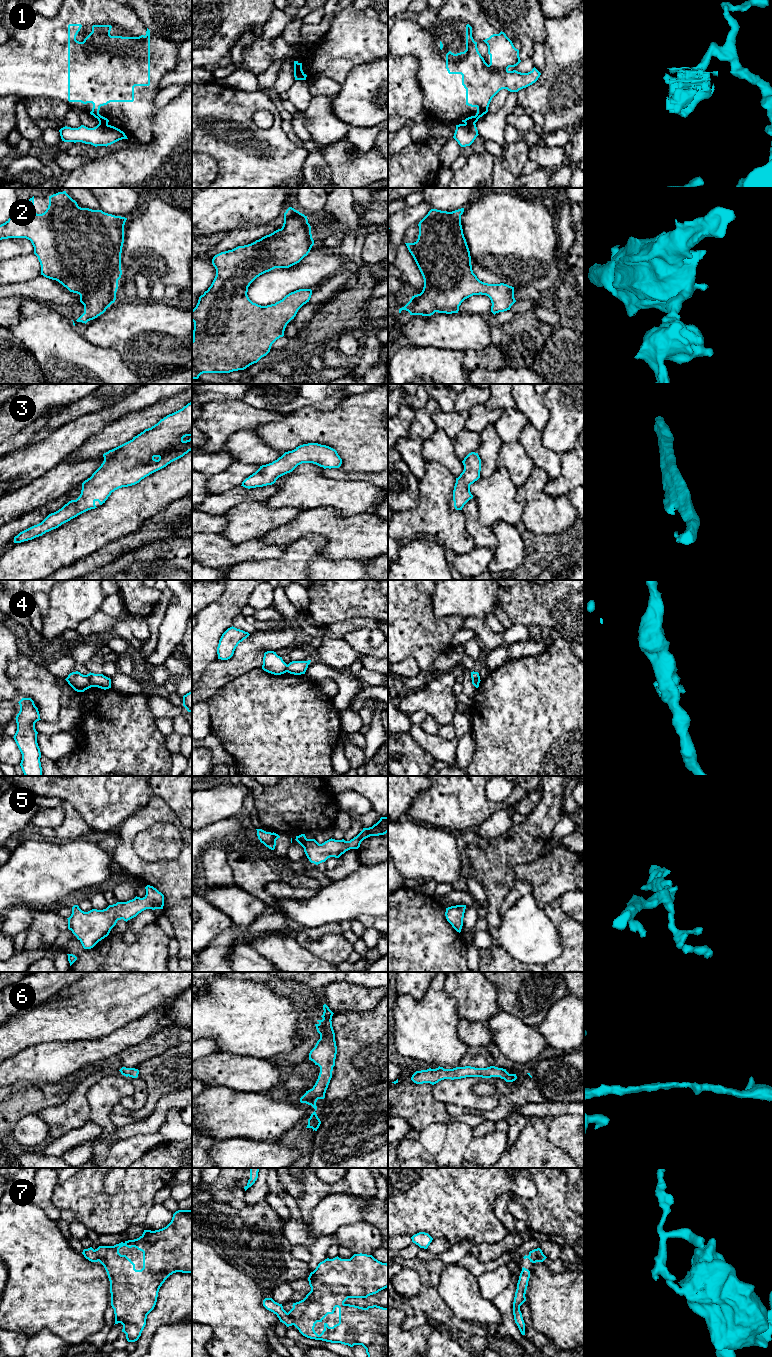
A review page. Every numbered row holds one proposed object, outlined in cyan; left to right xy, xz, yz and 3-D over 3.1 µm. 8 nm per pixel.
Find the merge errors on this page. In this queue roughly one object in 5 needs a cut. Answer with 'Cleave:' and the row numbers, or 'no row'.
Cleave: 1, 4, 7

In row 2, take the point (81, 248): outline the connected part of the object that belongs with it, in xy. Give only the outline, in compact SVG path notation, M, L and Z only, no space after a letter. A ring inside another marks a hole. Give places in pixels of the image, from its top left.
M63 191L49 196L48 208L42 214L36 213L34 196L19 204L12 216L0 225L0 240L30 240L41 265L41 275L80 295L84 313L76 321L86 324L103 314L116 300L118 280L122 275L121 253L126 220L102 210L81 208Z

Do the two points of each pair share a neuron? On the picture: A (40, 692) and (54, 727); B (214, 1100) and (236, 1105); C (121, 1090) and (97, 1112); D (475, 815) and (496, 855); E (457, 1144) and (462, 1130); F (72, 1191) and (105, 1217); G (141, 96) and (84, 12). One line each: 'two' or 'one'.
A: two
B: one
C: one
D: two
E: one
F: one
G: one

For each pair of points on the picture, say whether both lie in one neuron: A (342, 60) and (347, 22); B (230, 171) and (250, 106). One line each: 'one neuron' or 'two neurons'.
A: one neuron
B: one neuron

